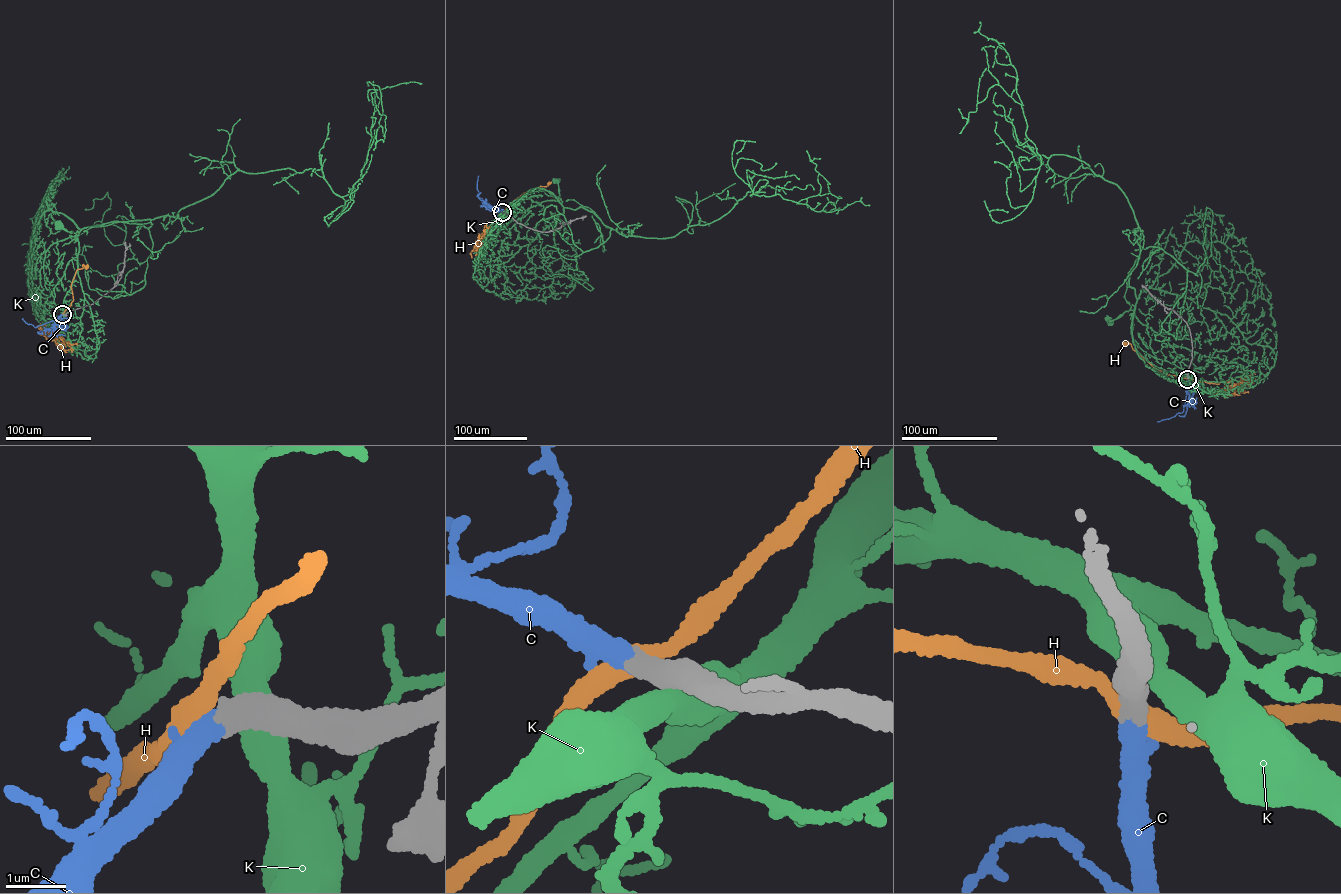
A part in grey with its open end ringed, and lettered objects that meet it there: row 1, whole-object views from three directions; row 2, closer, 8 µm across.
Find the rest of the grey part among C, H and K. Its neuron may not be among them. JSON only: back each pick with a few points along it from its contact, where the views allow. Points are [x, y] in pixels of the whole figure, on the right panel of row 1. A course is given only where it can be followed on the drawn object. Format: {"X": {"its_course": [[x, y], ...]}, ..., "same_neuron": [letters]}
{"C": {"its_course": [[1188, 379], [1183, 411], [1157, 421]]}, "same_neuron": ["C"]}

